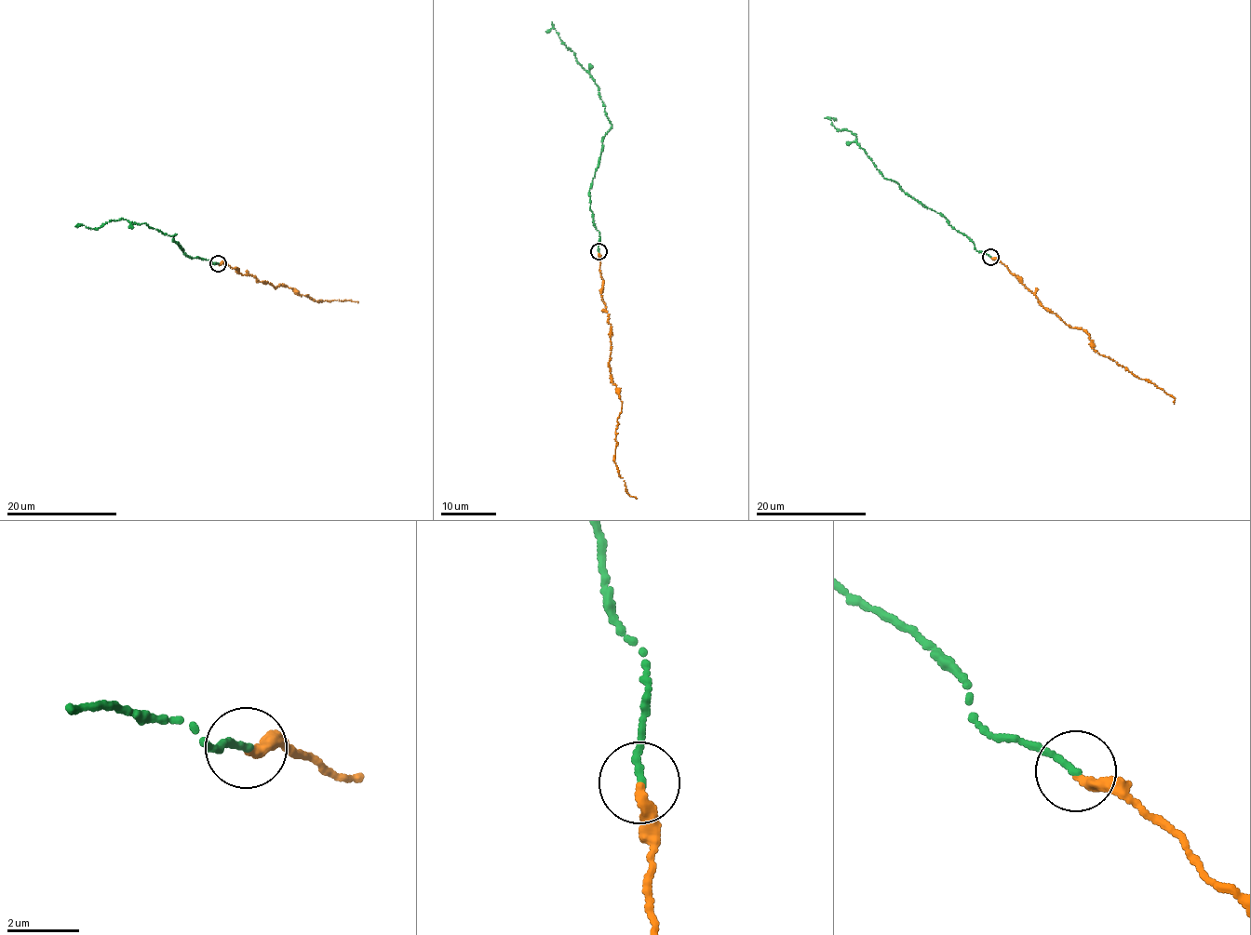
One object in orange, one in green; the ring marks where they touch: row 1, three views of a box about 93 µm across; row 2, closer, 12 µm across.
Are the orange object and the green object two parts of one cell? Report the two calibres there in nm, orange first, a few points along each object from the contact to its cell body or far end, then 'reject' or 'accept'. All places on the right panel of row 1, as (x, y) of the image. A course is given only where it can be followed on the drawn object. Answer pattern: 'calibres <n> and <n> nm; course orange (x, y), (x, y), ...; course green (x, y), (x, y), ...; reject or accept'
calibres 280 and 200 nm; course orange (990, 258), (1007, 265), (1042, 306), (1072, 327), (1086, 330), (1099, 354), (1171, 394), (1174, 404); course green (990, 256), (976, 251), (973, 242), (946, 219), (880, 173), (856, 137), (834, 127), (829, 119), (835, 120); accept

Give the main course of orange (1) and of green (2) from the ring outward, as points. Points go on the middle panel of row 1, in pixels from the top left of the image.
1: (598, 252), (603, 279), (600, 293), (611, 325), (611, 377), (622, 403), (614, 461), (625, 489), (637, 499)
2: (598, 252), (600, 236), (593, 220), (589, 190), (605, 134), (612, 124), (598, 85), (554, 29), (545, 31)

